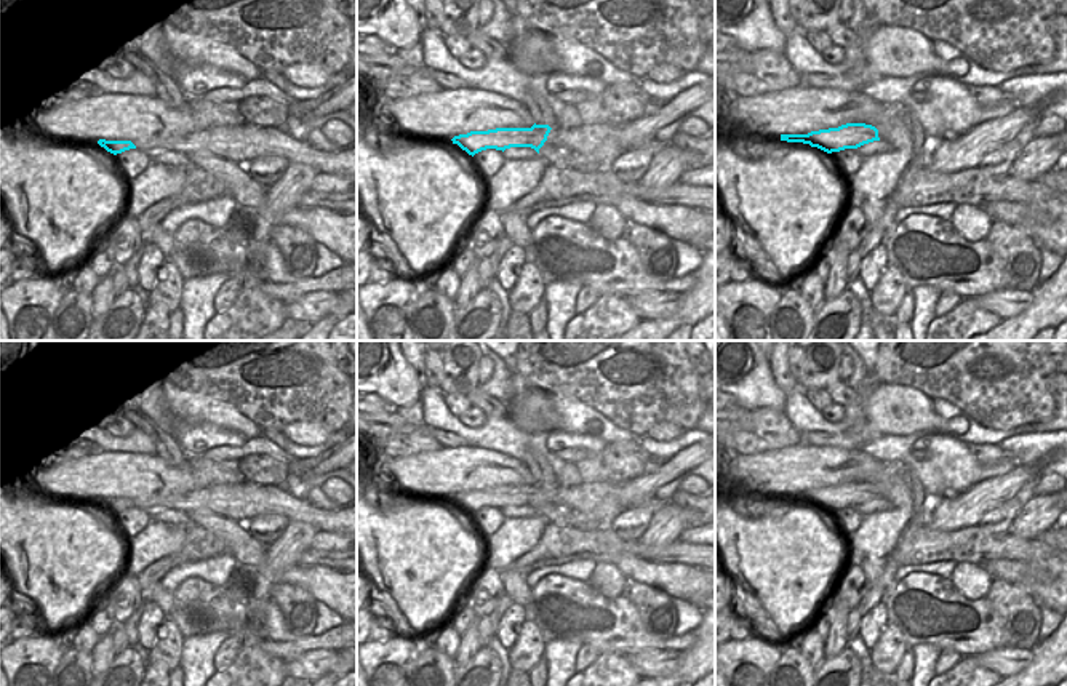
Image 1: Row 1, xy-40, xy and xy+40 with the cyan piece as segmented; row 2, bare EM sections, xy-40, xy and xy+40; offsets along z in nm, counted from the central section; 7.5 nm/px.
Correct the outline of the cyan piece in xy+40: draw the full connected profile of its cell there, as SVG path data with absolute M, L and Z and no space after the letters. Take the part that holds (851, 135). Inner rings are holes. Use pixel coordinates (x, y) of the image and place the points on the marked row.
M846 123L838 128L811 131L808 134L781 134L781 141L803 142L827 154L845 149L857 149L864 144L880 141L878 130L865 123Z

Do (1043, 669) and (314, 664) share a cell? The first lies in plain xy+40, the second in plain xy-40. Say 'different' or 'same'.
different

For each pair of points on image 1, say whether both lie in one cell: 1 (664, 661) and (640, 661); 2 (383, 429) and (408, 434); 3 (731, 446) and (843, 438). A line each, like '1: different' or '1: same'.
1: same
2: different
3: same

